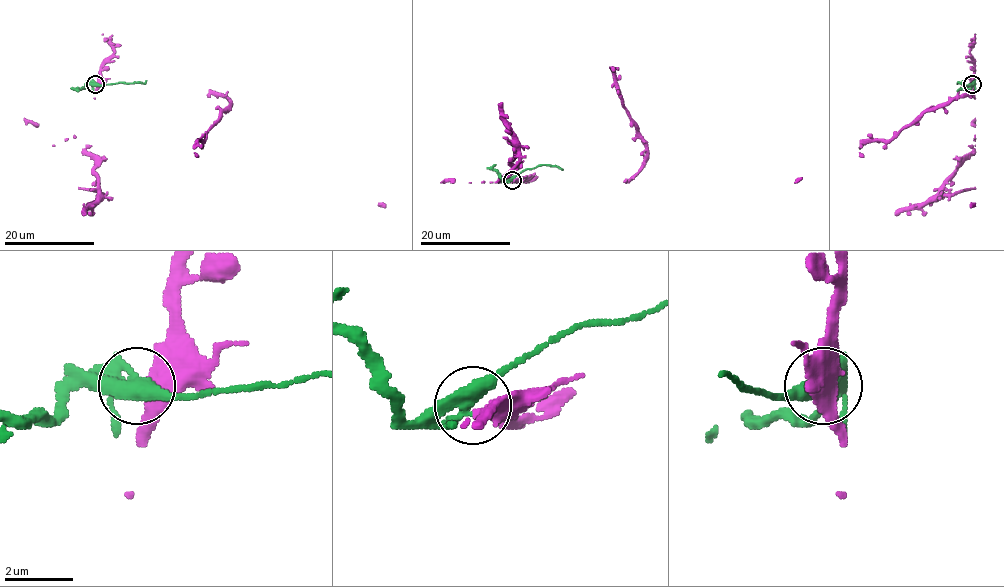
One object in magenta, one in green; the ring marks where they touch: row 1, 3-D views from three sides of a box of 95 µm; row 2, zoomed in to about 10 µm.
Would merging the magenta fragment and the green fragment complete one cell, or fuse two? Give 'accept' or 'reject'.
reject

